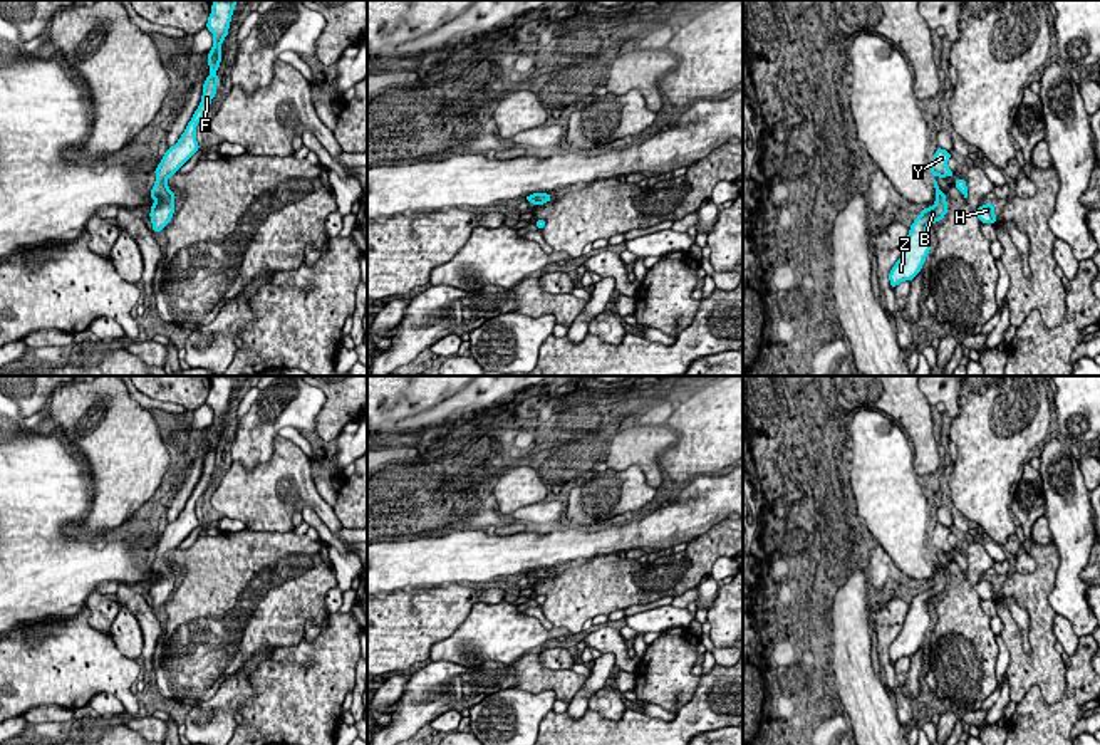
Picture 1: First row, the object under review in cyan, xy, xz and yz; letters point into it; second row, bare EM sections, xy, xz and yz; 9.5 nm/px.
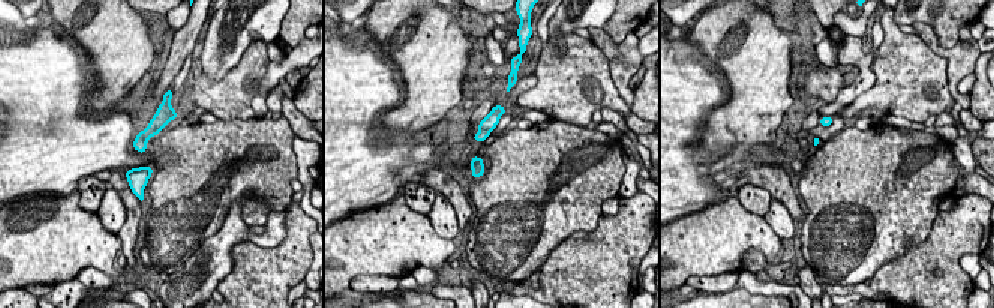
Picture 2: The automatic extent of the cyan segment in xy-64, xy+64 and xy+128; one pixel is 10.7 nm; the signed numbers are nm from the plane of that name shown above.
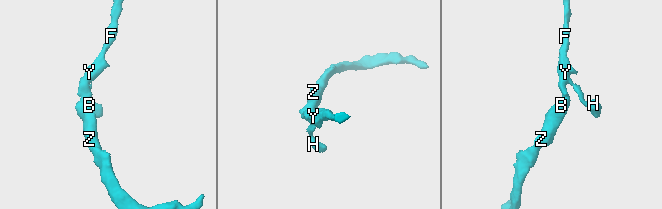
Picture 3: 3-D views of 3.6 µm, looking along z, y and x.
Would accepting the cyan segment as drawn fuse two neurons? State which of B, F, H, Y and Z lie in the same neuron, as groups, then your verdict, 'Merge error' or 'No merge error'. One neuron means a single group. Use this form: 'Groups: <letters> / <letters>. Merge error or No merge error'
Groups: B F H Y Z. No merge error

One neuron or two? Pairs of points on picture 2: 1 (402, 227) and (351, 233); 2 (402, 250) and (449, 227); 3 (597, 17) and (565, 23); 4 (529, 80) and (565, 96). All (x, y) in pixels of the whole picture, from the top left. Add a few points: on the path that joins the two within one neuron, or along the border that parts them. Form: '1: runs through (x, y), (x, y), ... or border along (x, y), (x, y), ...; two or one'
1: runs through (390, 233), (363, 233); one
2: border along (411, 209), (425, 214), (432, 227), (452, 241); two
3: runs through (589, 17), (579, 17), (573, 21); one
4: border along (535, 60), (535, 83), (511, 104); two

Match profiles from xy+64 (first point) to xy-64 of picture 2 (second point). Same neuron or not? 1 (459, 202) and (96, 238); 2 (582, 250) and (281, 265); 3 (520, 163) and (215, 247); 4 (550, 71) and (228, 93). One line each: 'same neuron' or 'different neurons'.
1: different neurons
2: same neuron
3: different neurons
4: same neuron

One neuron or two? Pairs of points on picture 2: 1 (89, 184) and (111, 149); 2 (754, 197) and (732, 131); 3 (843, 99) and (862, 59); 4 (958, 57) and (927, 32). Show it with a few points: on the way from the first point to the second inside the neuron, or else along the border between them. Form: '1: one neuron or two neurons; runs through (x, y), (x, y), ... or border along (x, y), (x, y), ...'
1: two neurons; border along (92, 175), (84, 175), (75, 190)
2: one neuron; runs through (753, 181), (753, 176), (739, 163), (739, 147)
3: one neuron; runs through (853, 90), (864, 80), (864, 69)
4: one neuron; runs through (949, 53), (942, 51), (931, 41)

